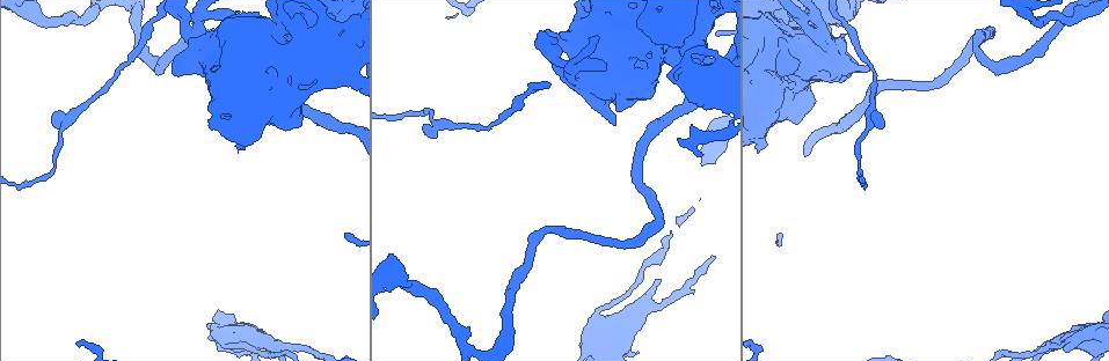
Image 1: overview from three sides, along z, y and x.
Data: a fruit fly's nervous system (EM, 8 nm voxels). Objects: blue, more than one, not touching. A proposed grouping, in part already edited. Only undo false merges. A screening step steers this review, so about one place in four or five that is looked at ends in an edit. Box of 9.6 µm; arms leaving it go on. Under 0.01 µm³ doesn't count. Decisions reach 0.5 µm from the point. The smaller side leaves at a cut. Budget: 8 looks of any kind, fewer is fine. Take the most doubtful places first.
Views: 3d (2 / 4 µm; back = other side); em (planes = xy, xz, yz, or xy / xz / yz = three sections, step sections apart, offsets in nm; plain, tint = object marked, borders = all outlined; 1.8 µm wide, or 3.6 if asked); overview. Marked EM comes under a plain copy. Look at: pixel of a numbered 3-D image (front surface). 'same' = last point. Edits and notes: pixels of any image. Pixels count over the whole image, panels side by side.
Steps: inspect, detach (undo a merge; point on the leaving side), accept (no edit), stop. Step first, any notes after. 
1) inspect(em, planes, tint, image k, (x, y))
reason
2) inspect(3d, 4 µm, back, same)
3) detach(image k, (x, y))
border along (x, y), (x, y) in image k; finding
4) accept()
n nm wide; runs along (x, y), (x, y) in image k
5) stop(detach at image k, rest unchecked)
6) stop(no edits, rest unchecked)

inspect(3d, 4 µm, image 1, (581, 80))
thick turns thin

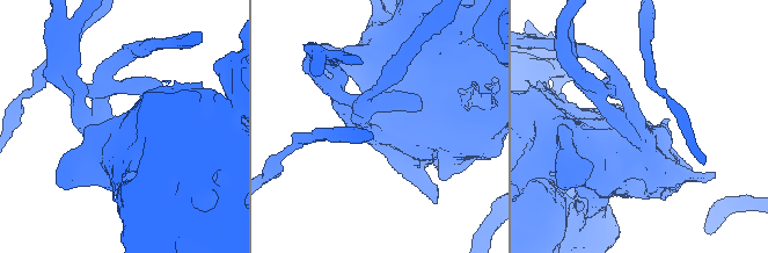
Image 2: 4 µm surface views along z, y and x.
inspect(em, xz, step 16, tint, image 2, (375, 129))

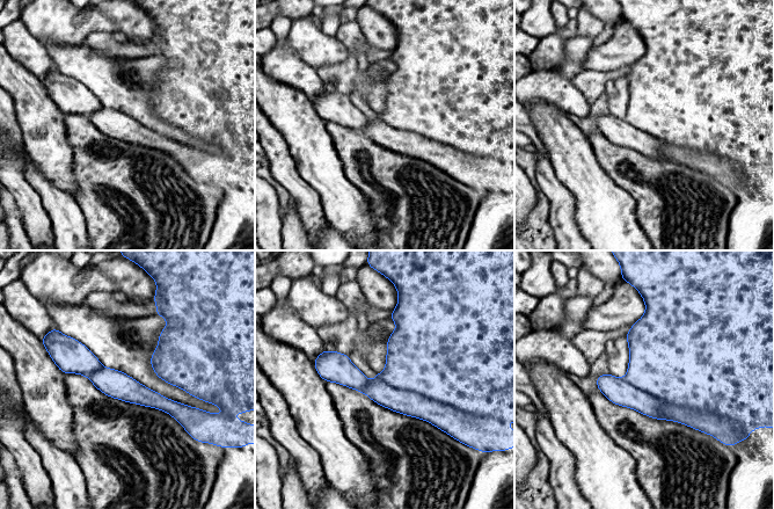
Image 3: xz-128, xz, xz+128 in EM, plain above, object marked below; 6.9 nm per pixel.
inspect(em, planes, tint, same)
cut it another way

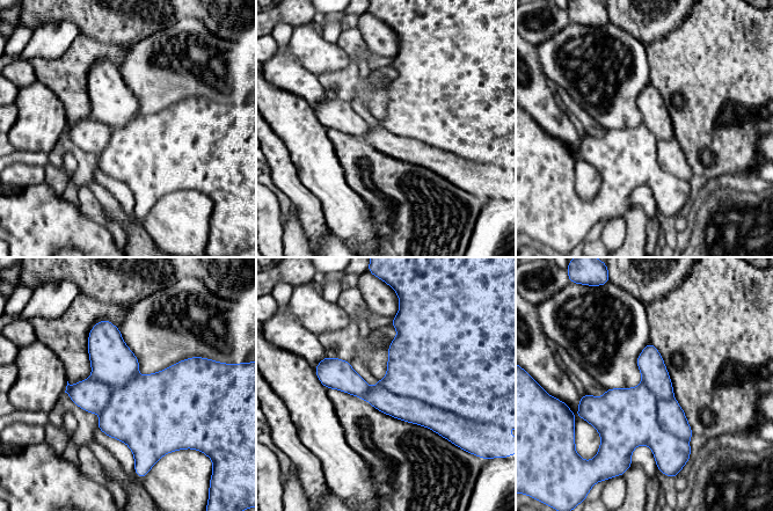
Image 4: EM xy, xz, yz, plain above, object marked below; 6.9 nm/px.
detach(image 4, (411, 410))
border along (377, 385), (460, 417) in image 4; two cells meet here

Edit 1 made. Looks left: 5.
inspect(em, yz, step 8, tint, image 1, (443, 123))
thick turns thin

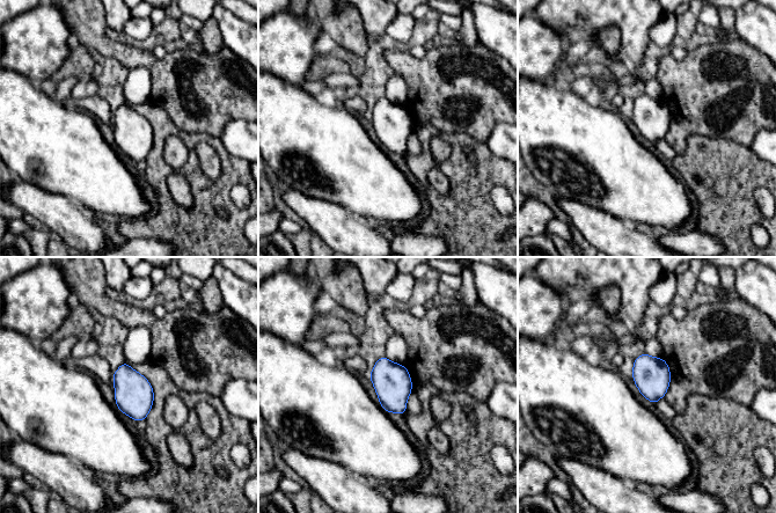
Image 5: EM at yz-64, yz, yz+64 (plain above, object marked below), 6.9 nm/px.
inspect(em, xz, step 8, borders, same)
cut it another way

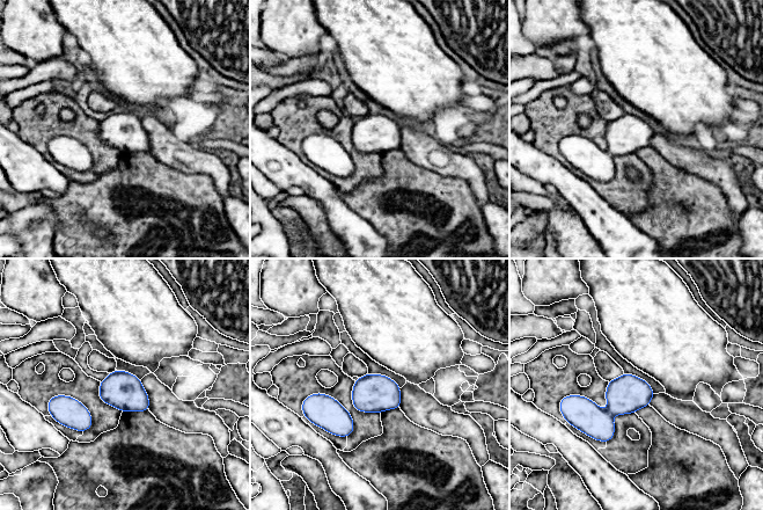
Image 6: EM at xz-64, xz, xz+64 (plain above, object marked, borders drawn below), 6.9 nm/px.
accept()
all the same cell

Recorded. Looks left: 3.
inspect(em, 3.6 µm, planes, tint, image 1, (266, 36))
closes a loop

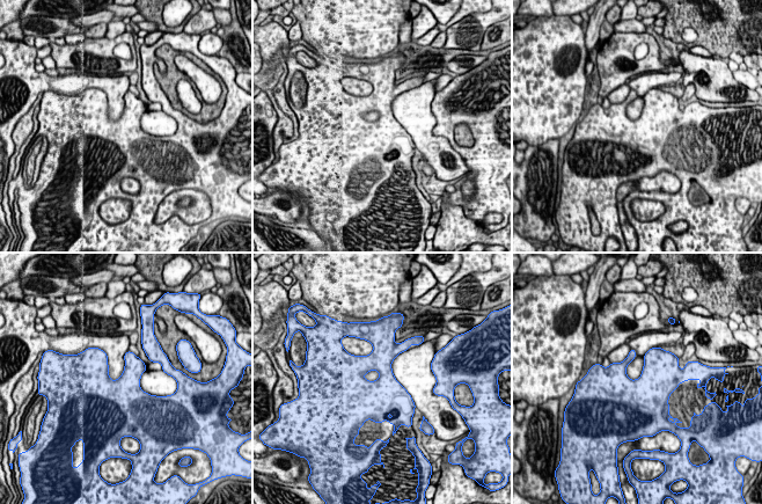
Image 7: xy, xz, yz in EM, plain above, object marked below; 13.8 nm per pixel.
accept()
one cell here

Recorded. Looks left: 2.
stop(detach at image 4, rest unchecked)

